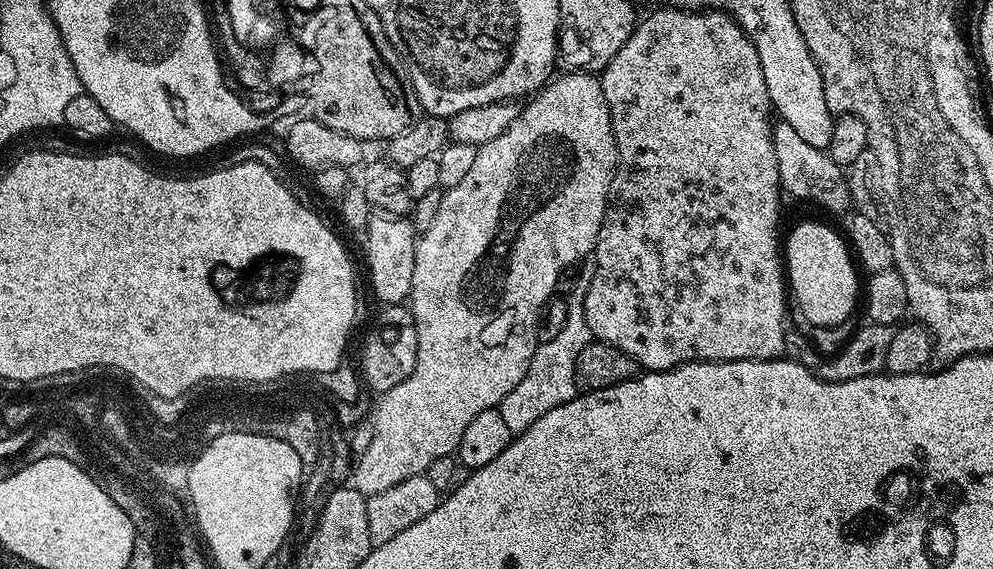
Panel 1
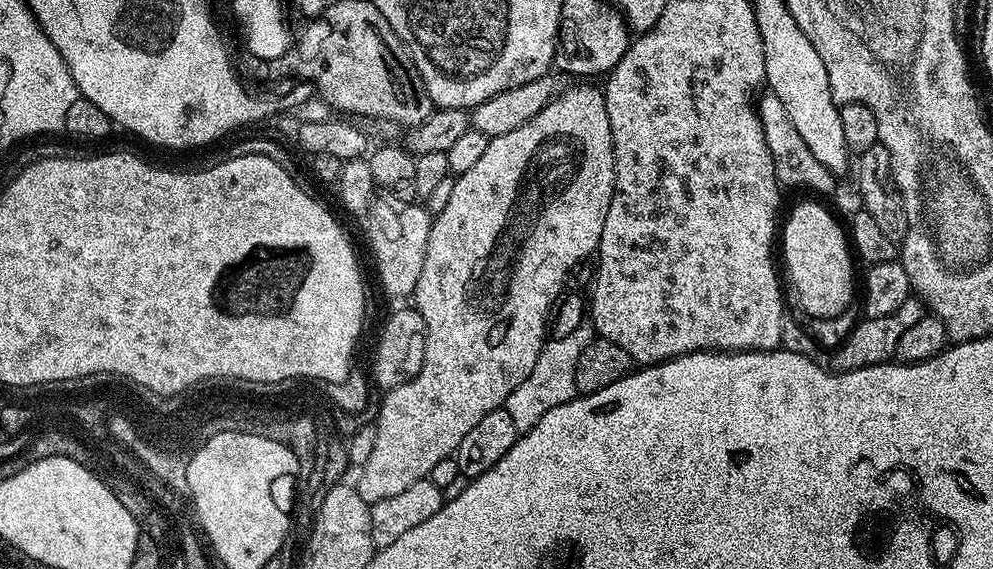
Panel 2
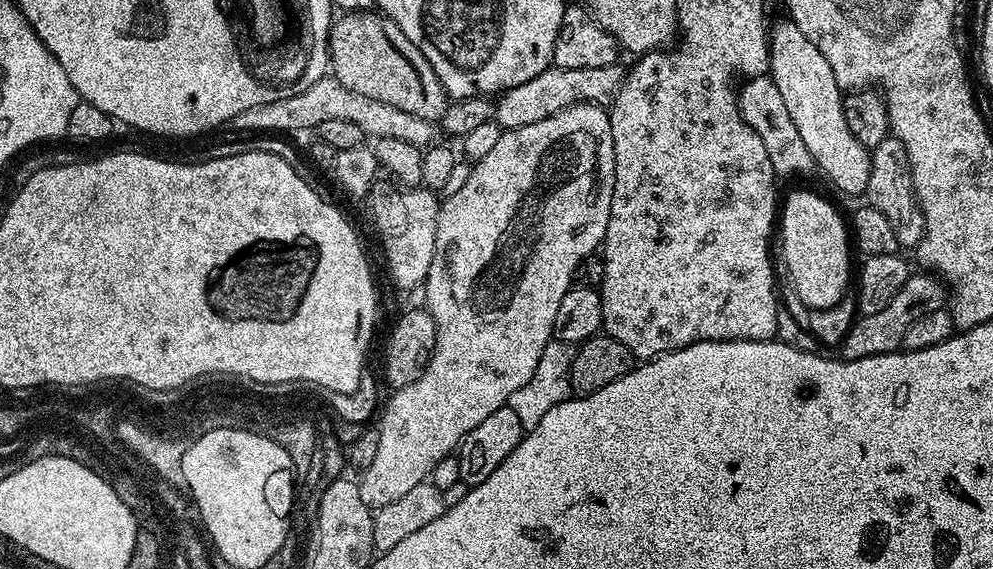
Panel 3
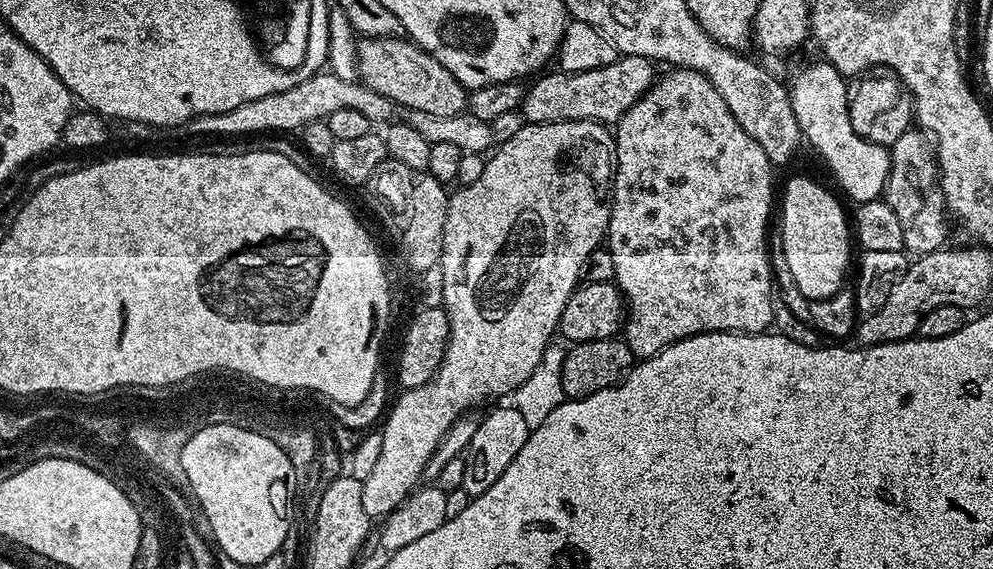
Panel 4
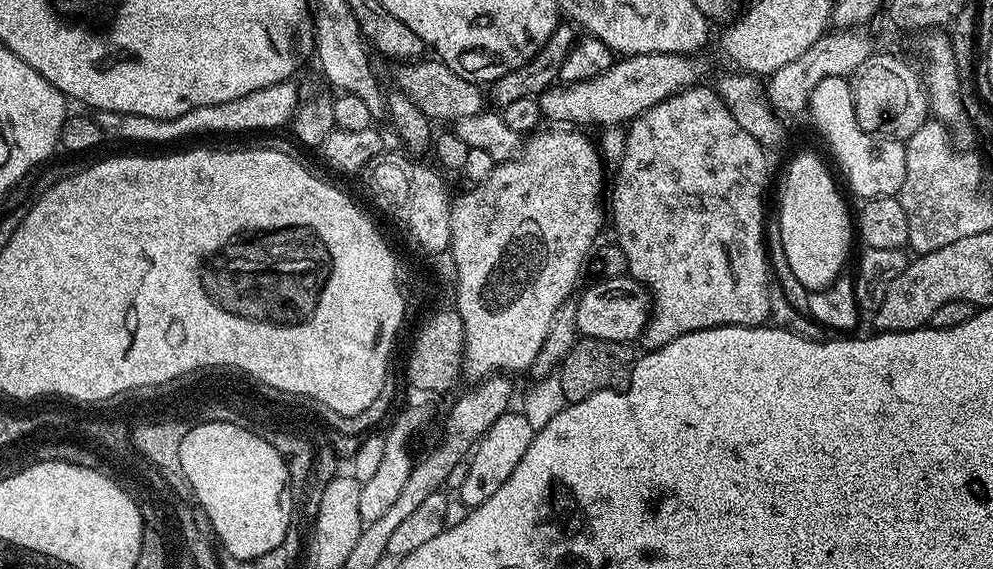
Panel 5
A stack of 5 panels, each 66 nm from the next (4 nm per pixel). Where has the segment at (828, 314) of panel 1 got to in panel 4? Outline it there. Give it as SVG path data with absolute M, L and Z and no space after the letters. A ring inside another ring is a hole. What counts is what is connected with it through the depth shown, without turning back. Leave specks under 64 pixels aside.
M796 176L784 188L784 209L778 217L786 266L790 266L790 275L794 277L798 290L802 290L802 294L811 300L825 300L839 288L845 287L844 275L848 272L848 259L852 256L852 248L854 249L849 217L848 220L844 217L844 208L836 201L837 193L832 192L827 192L818 181L811 180L808 176Z

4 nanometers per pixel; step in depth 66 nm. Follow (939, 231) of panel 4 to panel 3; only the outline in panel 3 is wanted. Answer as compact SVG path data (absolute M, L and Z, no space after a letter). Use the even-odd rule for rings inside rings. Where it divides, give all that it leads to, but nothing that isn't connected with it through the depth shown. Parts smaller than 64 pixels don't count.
M889 134L876 148L871 149L872 169L866 193L867 203L874 210L886 214L886 222L894 226L894 235L898 237L901 249L912 250L924 236L924 215L916 200L916 192L912 188L912 172L908 168L908 155L904 144Z

